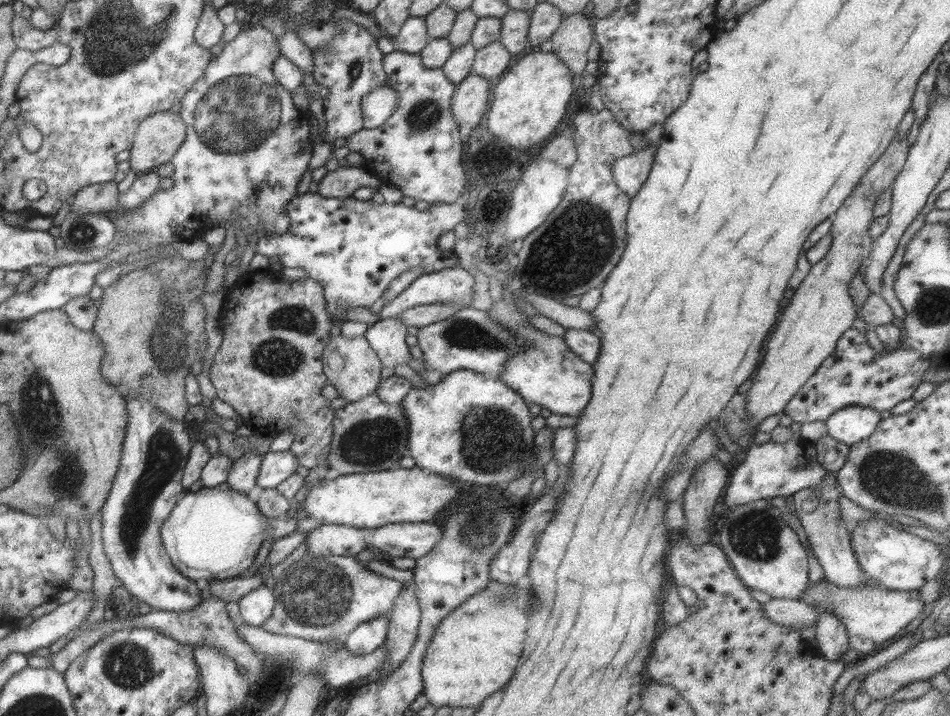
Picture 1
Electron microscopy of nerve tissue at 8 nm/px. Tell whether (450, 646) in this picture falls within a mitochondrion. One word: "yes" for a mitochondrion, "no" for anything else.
no

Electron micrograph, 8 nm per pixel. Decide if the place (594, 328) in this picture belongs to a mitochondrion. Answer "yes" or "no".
no

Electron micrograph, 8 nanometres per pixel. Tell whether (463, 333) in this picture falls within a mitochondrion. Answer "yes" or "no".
yes

